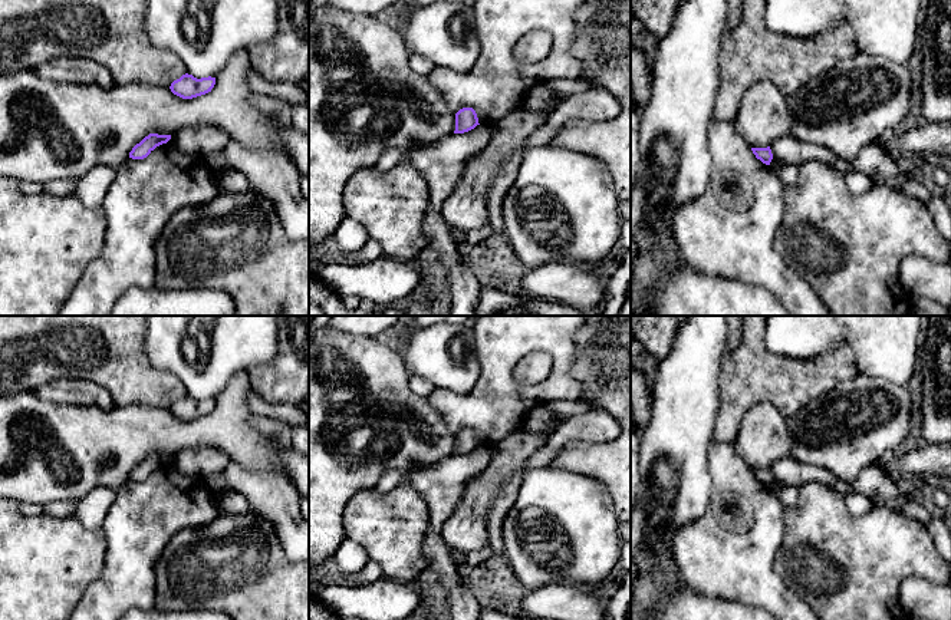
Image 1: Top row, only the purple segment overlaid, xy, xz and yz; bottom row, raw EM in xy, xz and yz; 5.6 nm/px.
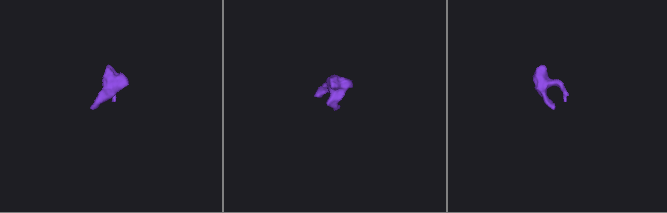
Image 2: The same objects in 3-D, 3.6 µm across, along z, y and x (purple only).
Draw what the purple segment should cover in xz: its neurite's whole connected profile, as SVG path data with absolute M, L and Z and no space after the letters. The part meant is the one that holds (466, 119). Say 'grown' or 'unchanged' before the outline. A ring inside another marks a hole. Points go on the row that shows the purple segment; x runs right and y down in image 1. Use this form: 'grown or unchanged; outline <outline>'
unchanged; outline M463 108L455 113L454 133L464 133L474 129L478 123L477 113L473 108Z

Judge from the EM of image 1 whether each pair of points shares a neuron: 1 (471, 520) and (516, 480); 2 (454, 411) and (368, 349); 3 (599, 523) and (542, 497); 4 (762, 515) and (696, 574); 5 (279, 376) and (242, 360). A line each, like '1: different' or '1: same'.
1: different
2: different
3: same
4: same
5: different

